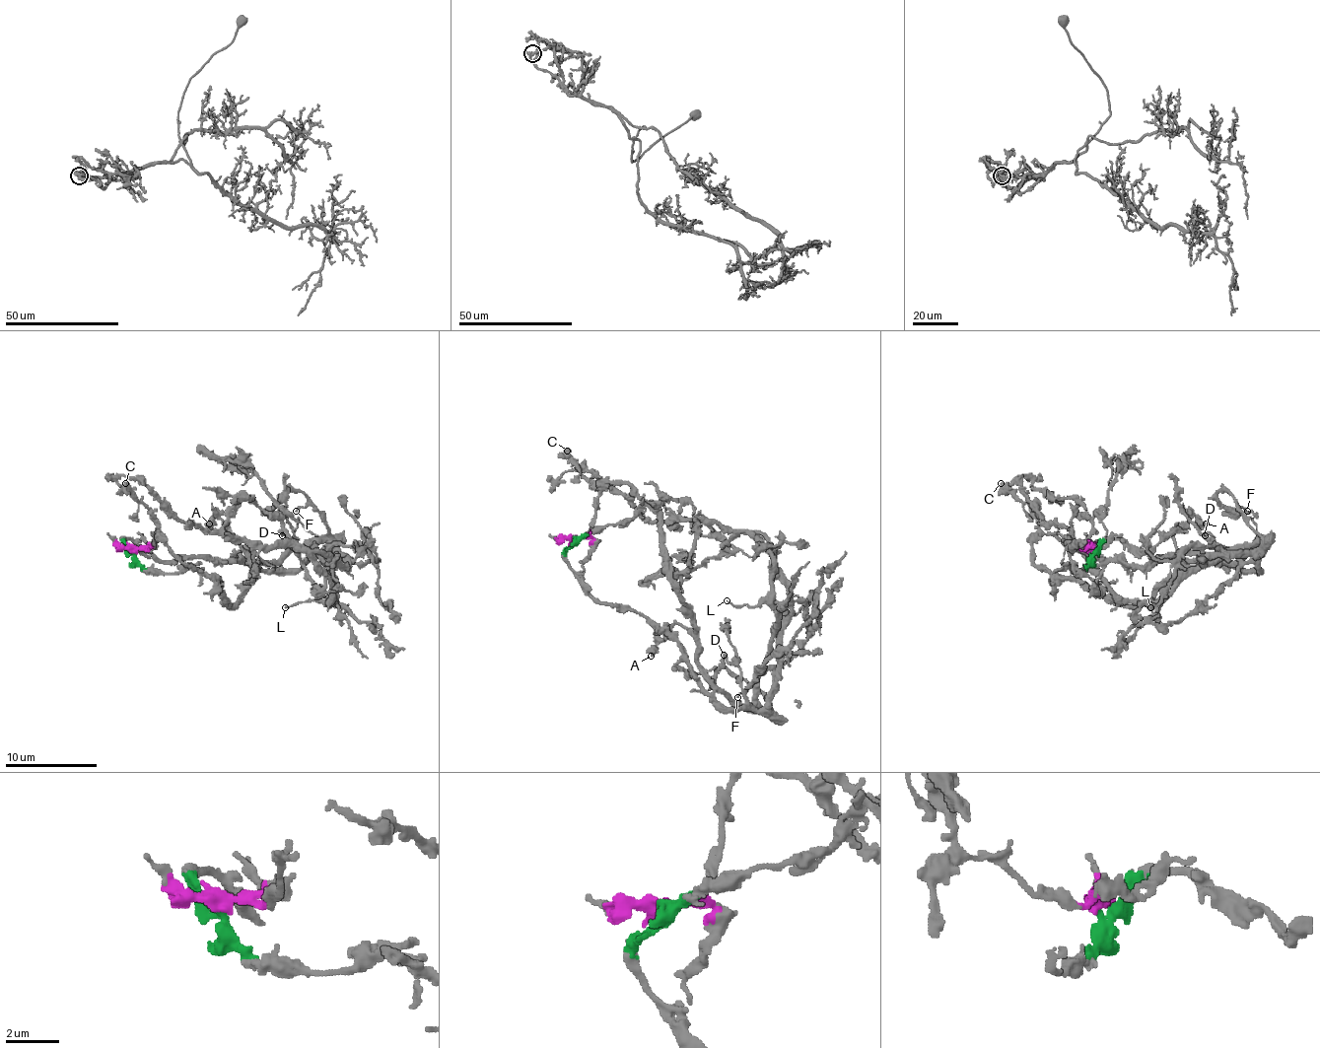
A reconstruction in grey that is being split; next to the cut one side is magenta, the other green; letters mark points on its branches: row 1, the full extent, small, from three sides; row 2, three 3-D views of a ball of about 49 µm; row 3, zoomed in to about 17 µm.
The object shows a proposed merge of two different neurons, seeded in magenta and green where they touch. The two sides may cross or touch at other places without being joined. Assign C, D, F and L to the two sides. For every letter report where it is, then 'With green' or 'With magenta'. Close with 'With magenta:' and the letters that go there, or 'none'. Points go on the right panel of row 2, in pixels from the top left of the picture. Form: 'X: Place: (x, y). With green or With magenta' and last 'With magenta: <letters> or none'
C: Place: (1001, 483). With magenta
D: Place: (1205, 535). With green
F: Place: (1247, 511). With green
L: Place: (1150, 607). With magenta
With magenta: C, L

